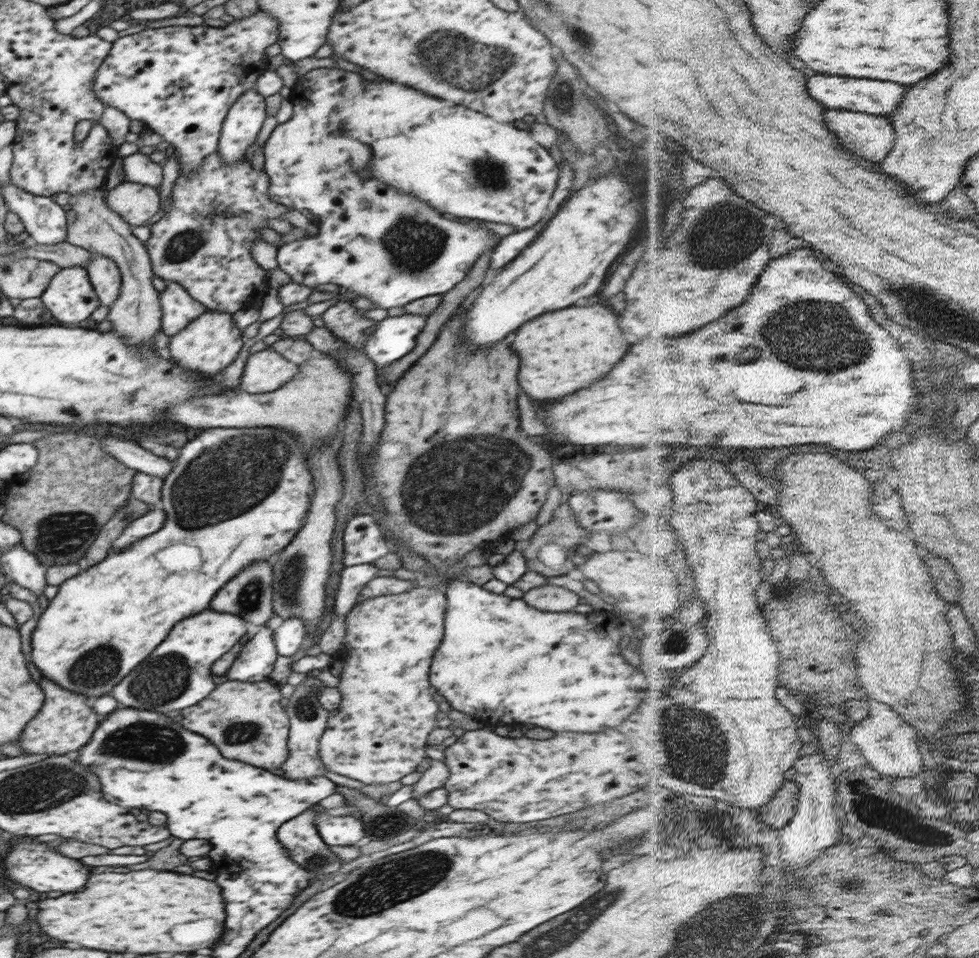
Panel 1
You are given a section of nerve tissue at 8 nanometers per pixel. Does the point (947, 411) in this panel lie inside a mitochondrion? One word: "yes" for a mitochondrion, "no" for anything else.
no

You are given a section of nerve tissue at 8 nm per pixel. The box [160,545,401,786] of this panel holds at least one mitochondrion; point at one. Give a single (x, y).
(289, 581)

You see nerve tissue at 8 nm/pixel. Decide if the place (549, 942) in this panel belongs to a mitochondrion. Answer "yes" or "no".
yes

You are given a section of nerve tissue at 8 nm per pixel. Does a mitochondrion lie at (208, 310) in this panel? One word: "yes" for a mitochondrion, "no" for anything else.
no

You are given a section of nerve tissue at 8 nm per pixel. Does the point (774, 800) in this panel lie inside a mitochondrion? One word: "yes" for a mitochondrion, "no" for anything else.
no

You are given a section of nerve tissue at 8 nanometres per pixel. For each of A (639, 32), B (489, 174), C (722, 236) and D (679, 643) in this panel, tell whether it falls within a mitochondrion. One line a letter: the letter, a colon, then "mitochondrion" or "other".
A: other
B: mitochondrion
C: mitochondrion
D: mitochondrion

